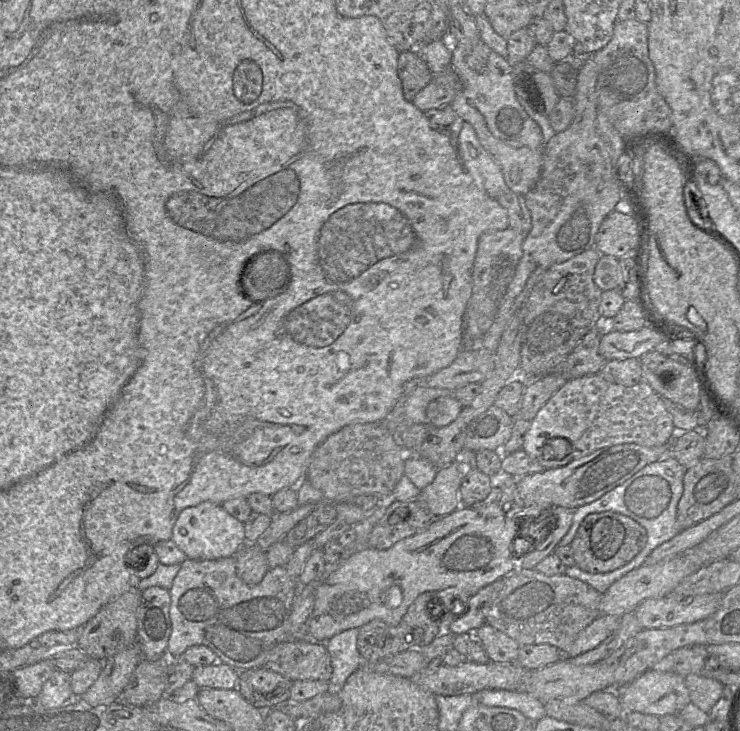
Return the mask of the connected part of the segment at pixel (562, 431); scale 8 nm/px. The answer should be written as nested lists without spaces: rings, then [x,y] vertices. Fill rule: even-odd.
[[[599,373],[567,380],[530,422],[522,449],[543,468],[565,466],[598,449],[634,443],[652,447],[671,443],[677,435],[663,398],[645,381],[635,386],[607,382]],[[556,437],[567,439],[572,451],[561,460],[545,459],[544,446]]]

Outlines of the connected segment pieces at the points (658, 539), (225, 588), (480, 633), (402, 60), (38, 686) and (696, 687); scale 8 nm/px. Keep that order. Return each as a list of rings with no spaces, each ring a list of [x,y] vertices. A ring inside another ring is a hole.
[[[668,453],[662,459],[646,465],[624,483],[607,492],[599,499],[576,508],[571,526],[558,546],[570,546],[581,522],[587,515],[605,511],[617,512],[637,521],[647,531],[647,543],[629,563],[612,572],[592,574],[573,565],[566,568],[565,575],[579,579],[603,594],[614,582],[630,571],[642,566],[653,550],[675,537],[681,531],[677,520],[677,507],[683,494],[683,479],[686,469],[671,453]]]
[[[233,557],[217,560],[186,558],[180,564],[180,569],[169,589],[171,634],[166,656],[170,659],[179,659],[187,648],[204,645],[217,655],[218,662],[227,664],[237,671],[263,667],[269,652],[276,645],[295,640],[291,634],[289,617],[298,589],[297,579],[292,578],[284,566],[269,568],[260,583],[248,585],[238,577]]]
[[[485,623],[473,635],[483,644],[491,662],[516,663],[520,645],[505,633]]]
[[[416,51],[400,52],[397,73],[401,81],[403,95],[412,101],[432,79],[432,73],[426,62]]]
[[[39,661],[14,670],[12,673],[20,696],[25,700],[35,700],[54,670],[55,667],[51,661]]]
[[[689,674],[685,678],[691,702],[709,713],[722,695],[724,685],[712,678]]]

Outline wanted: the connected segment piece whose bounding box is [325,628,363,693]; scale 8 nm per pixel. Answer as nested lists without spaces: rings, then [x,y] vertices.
[[[350,628],[332,636],[325,642],[332,665],[332,675],[329,683],[332,688],[338,689],[338,693],[348,677],[353,674],[359,667],[363,666],[363,660],[357,647],[358,632],[358,628]]]

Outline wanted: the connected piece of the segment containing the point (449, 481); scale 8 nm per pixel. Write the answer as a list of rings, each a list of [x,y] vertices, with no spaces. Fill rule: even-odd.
[[[464,451],[457,461],[439,468],[434,480],[420,490],[417,501],[434,518],[445,516],[461,505],[459,488],[469,468],[474,466],[474,453]]]

